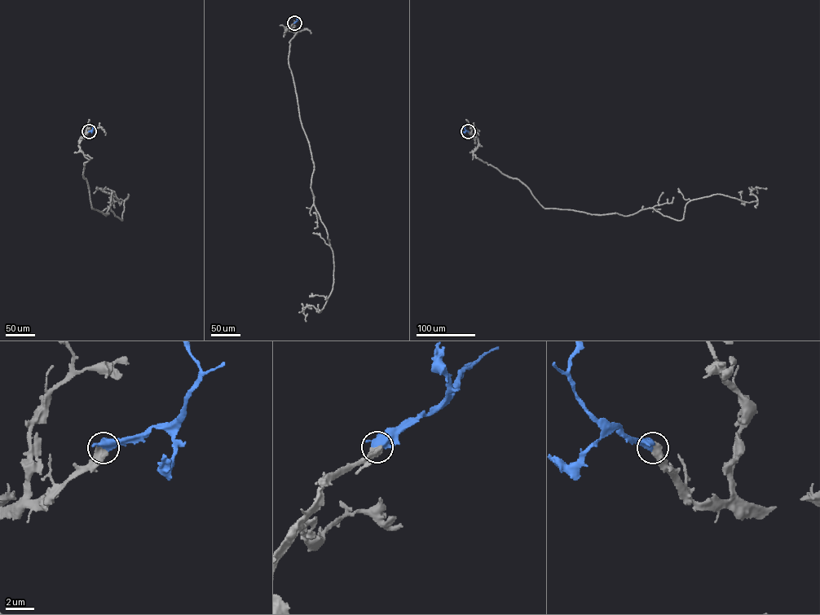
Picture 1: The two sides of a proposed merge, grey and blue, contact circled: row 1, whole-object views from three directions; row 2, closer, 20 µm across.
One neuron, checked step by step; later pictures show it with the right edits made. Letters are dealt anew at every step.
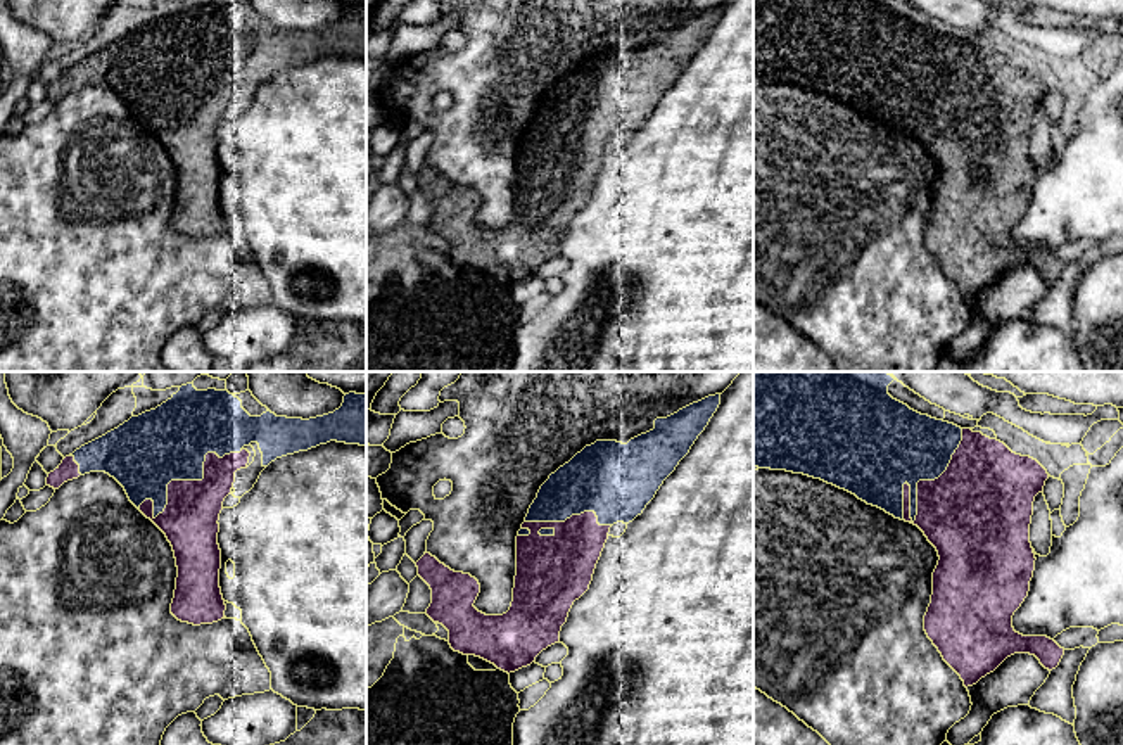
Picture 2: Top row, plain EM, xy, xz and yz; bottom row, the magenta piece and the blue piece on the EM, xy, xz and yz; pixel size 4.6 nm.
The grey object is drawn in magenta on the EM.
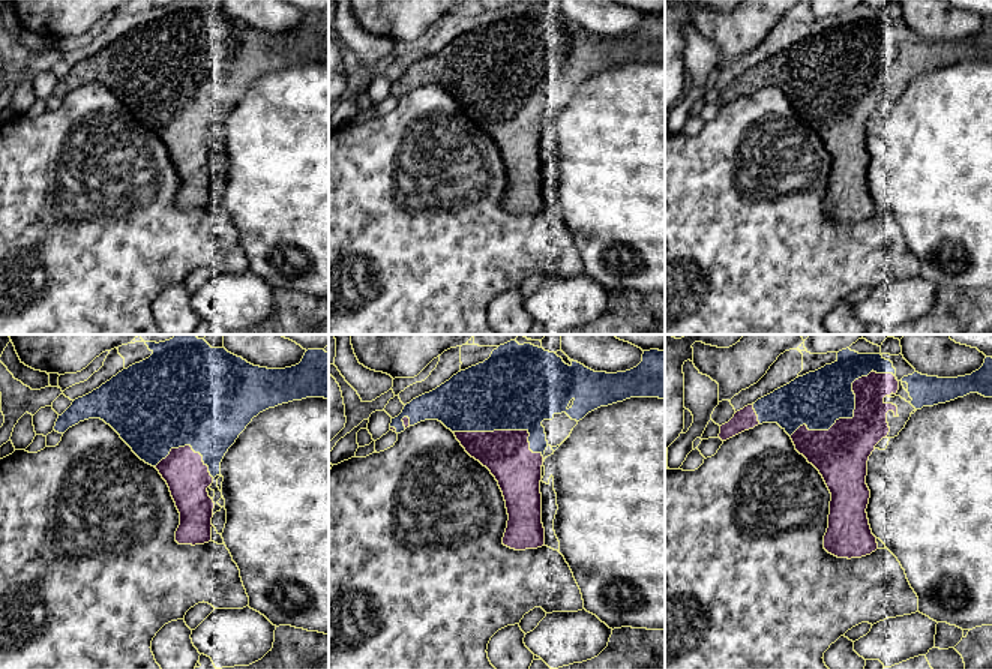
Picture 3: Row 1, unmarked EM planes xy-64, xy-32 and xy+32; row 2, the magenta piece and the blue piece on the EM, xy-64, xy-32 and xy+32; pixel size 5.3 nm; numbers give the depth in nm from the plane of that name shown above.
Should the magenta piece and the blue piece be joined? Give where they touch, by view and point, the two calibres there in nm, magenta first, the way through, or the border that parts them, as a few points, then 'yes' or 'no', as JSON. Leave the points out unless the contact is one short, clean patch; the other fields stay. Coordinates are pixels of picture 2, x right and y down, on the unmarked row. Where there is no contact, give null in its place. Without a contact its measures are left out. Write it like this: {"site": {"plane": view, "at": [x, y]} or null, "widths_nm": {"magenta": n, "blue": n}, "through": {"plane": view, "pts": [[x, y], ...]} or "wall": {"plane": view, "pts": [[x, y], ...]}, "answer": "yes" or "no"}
{"site": {"plane": "yz", "at": [918, 116]}, "widths_nm": {"magenta": 460, "blue": 300}, "answer": "yes"}

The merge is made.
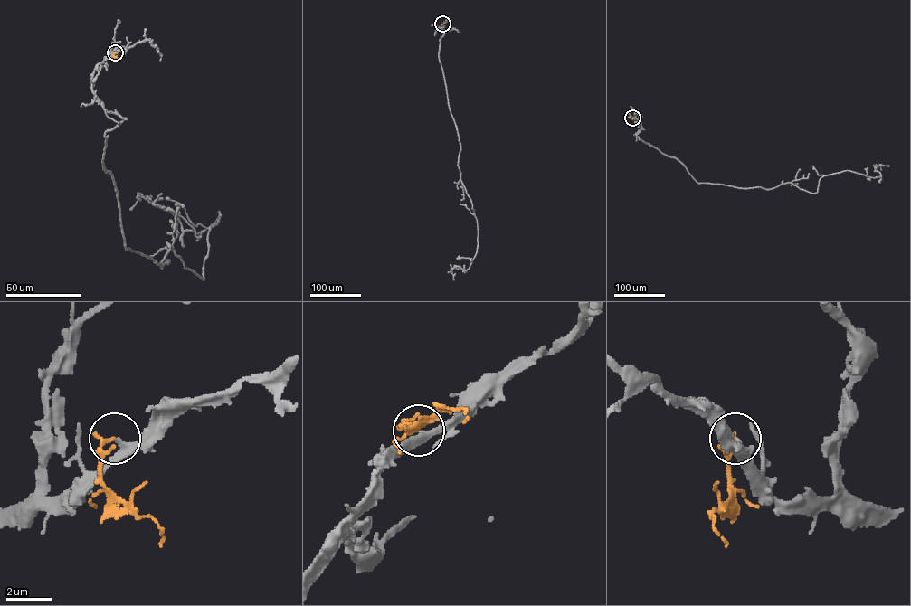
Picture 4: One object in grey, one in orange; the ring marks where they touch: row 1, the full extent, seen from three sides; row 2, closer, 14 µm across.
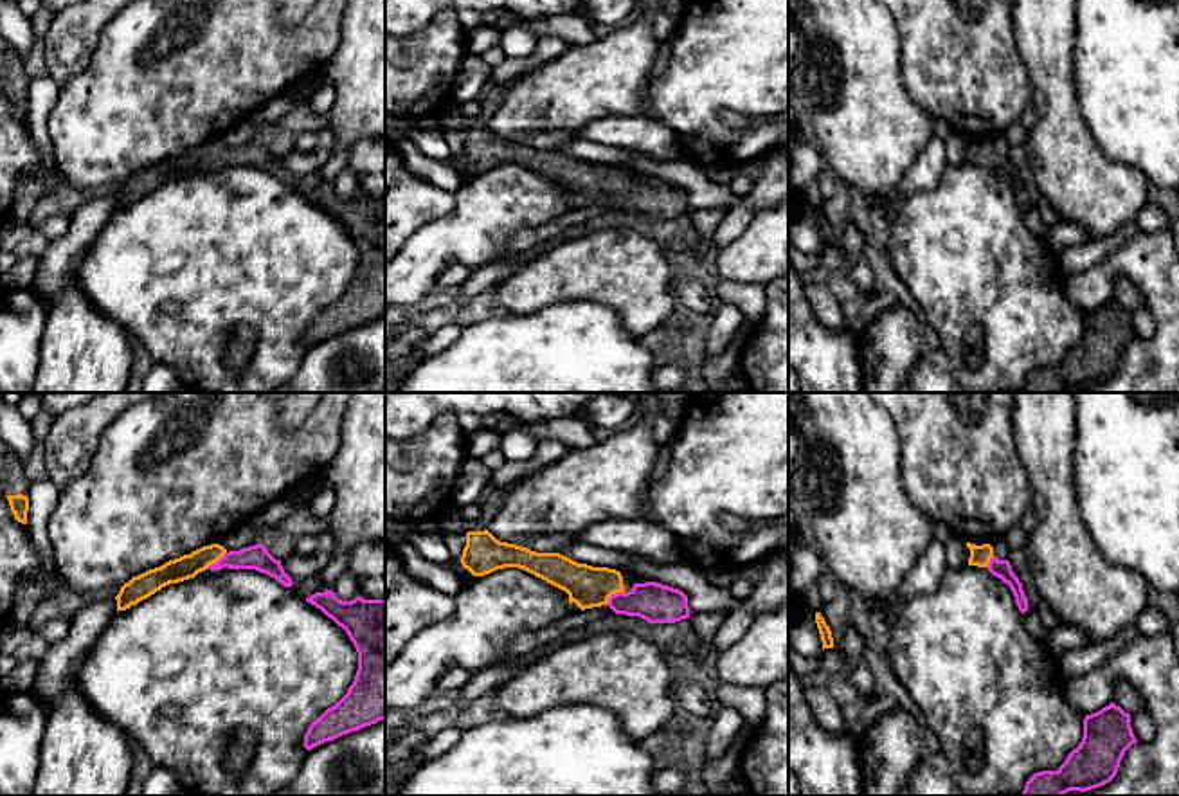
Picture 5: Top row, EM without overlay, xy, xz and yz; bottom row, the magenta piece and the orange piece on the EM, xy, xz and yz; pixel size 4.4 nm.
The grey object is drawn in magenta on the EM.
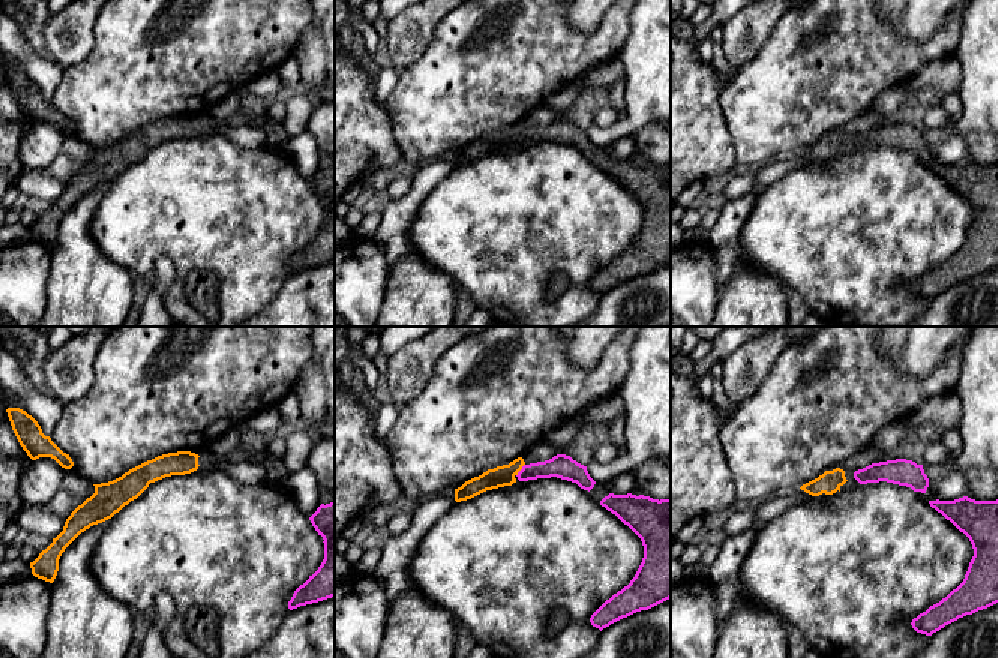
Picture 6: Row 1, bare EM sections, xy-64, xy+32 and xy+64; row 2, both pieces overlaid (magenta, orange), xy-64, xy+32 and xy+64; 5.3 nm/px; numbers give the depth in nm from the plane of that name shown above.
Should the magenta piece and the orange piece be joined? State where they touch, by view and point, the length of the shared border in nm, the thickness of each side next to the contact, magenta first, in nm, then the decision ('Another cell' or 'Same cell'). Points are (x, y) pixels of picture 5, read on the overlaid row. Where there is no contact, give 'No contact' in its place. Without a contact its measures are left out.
Touches magenta at xz (612, 595). Shared border 110 nm. Thickness 180 nm (magenta) against 180 nm. Same cell

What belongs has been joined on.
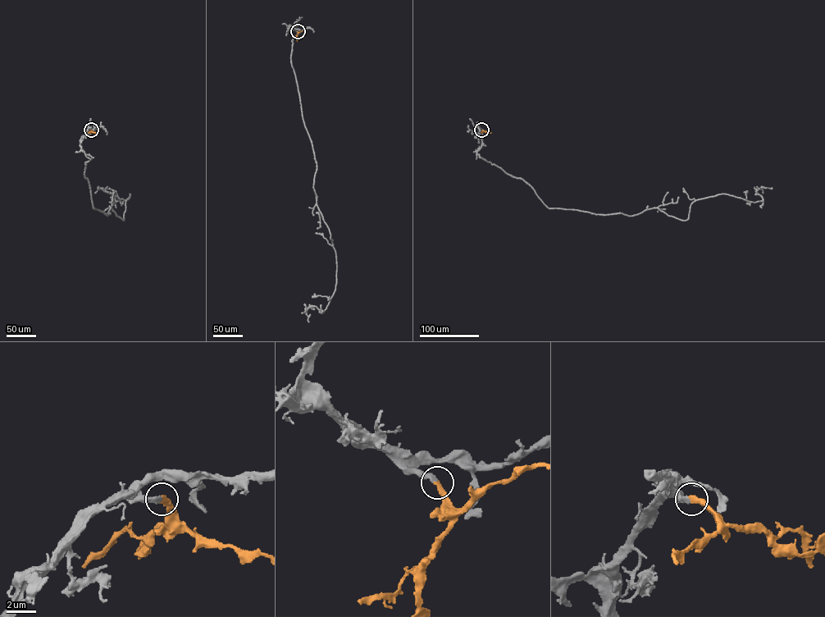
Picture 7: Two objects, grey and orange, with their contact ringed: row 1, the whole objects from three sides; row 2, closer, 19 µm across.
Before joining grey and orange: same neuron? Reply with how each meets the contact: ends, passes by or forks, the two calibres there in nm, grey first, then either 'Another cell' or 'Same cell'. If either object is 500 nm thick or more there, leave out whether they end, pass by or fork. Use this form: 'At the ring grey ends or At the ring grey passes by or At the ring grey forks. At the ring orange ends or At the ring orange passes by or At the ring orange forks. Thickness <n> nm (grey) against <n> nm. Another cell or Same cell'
At the ring grey ends. At the ring orange ends. Thickness 320 nm (grey) against 360 nm. Same cell

